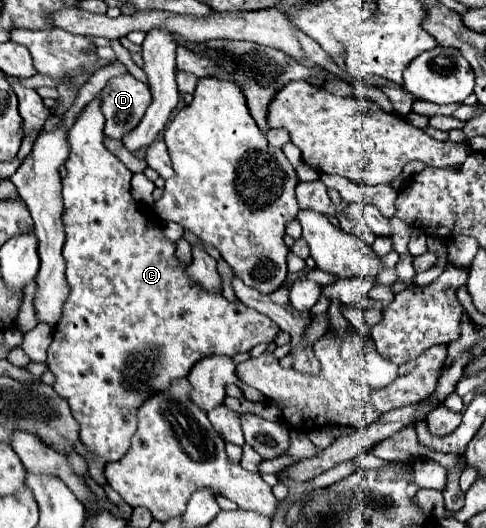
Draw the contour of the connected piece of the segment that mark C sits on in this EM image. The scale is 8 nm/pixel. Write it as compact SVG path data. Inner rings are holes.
M98 94L78 116L76 124L70 128L68 138L70 138L70 156L66 160L66 170L68 176L62 178L62 198L64 198L64 214L62 214L62 222L64 222L64 232L66 232L66 244L64 244L64 260L66 260L66 280L68 280L68 288L70 294L64 302L62 308L62 316L60 322L54 328L54 340L48 348L48 368L50 372L56 376L54 382L54 392L58 392L58 396L62 396L64 400L68 400L70 410L74 412L74 418L80 424L80 441L84 442L84 446L90 448L90 452L94 452L96 458L91 461L87 460L88 470L91 478L100 486L106 484L104 476L104 466L108 462L120 460L128 448L130 448L130 438L136 430L136 410L142 406L142 402L146 400L146 396L166 390L170 386L172 380L178 378L186 378L190 368L202 360L204 356L210 354L226 354L226 356L234 356L238 352L250 352L256 344L260 342L272 342L278 334L278 326L264 314L246 308L242 302L228 302L224 296L214 294L214 292L206 292L198 282L192 282L186 276L186 268L184 264L180 264L174 256L176 246L164 238L164 234L160 234L160 228L154 224L154 218L148 218L148 210L144 204L138 204L132 194L130 194L130 178L132 172L112 154L108 152L108 148L104 146L104 116L102 116L102 94Z

